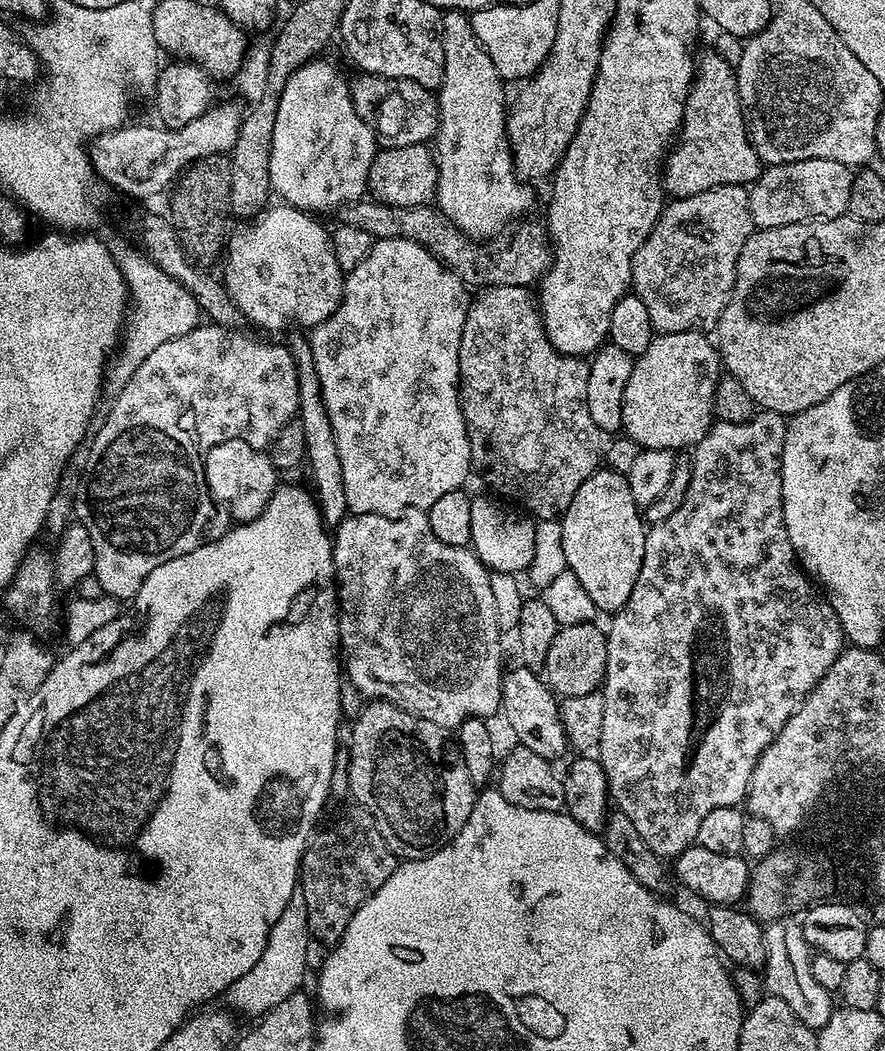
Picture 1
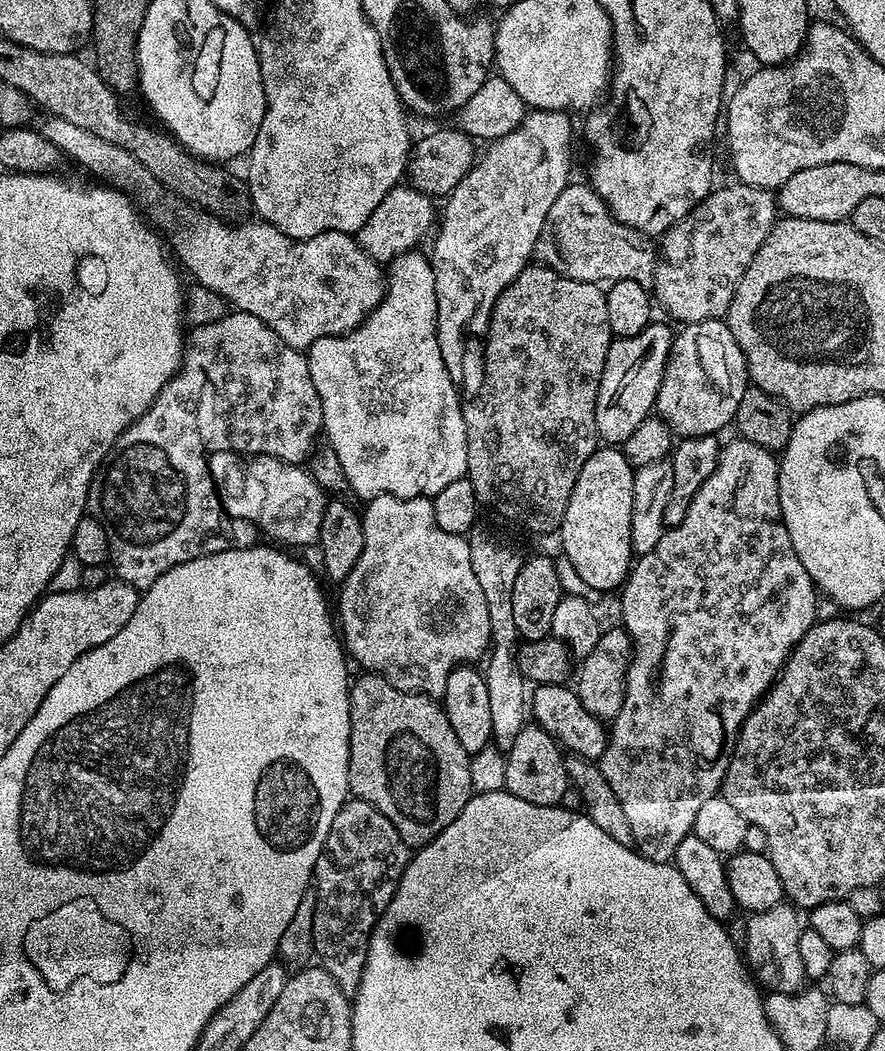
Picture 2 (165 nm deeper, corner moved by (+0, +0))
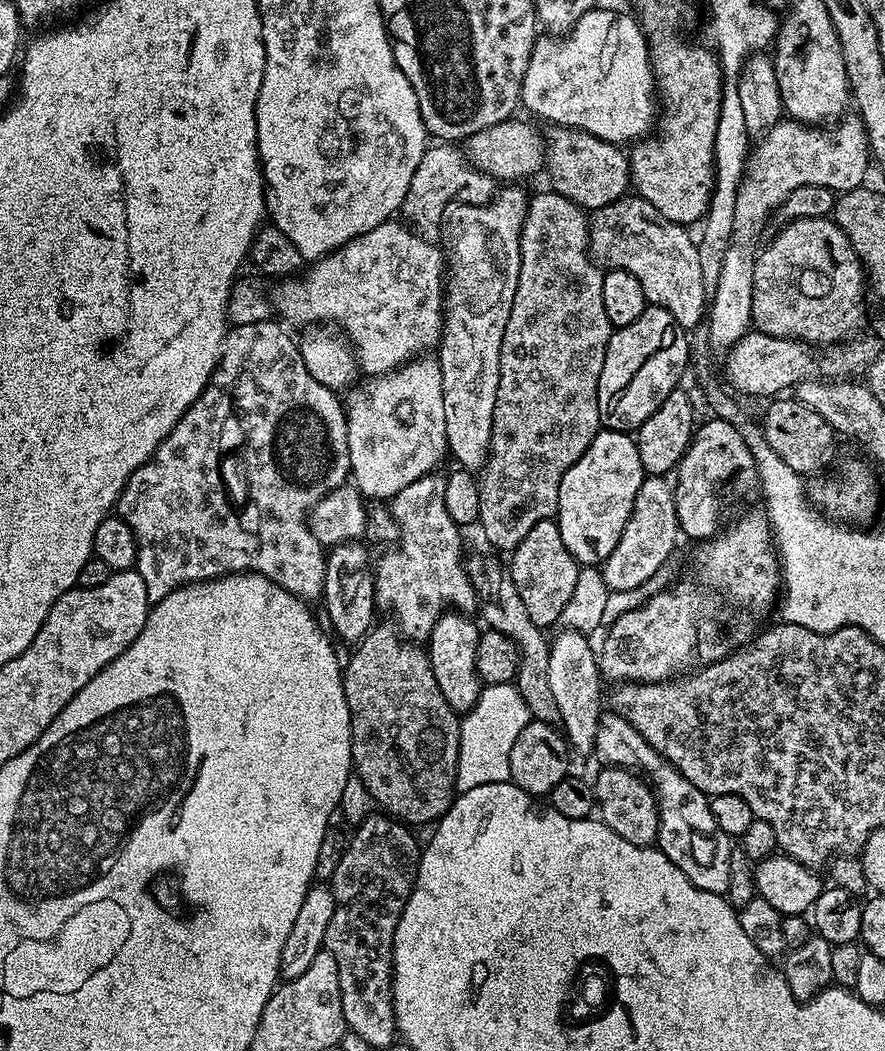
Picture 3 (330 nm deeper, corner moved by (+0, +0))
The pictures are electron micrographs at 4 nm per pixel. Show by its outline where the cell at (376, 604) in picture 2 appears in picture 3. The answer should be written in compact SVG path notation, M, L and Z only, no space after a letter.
M440 474L423 476L418 478L418 482L410 482L406 490L398 490L398 494L391 497L390 509L400 527L400 552L385 551L388 553L375 565L376 607L380 610L389 608L396 615L394 624L401 637L412 642L424 642L434 630L438 618L449 609L472 614L478 608L476 592L468 581L465 568L466 556L460 553L461 529L450 518L450 514L446 514L446 479Z

